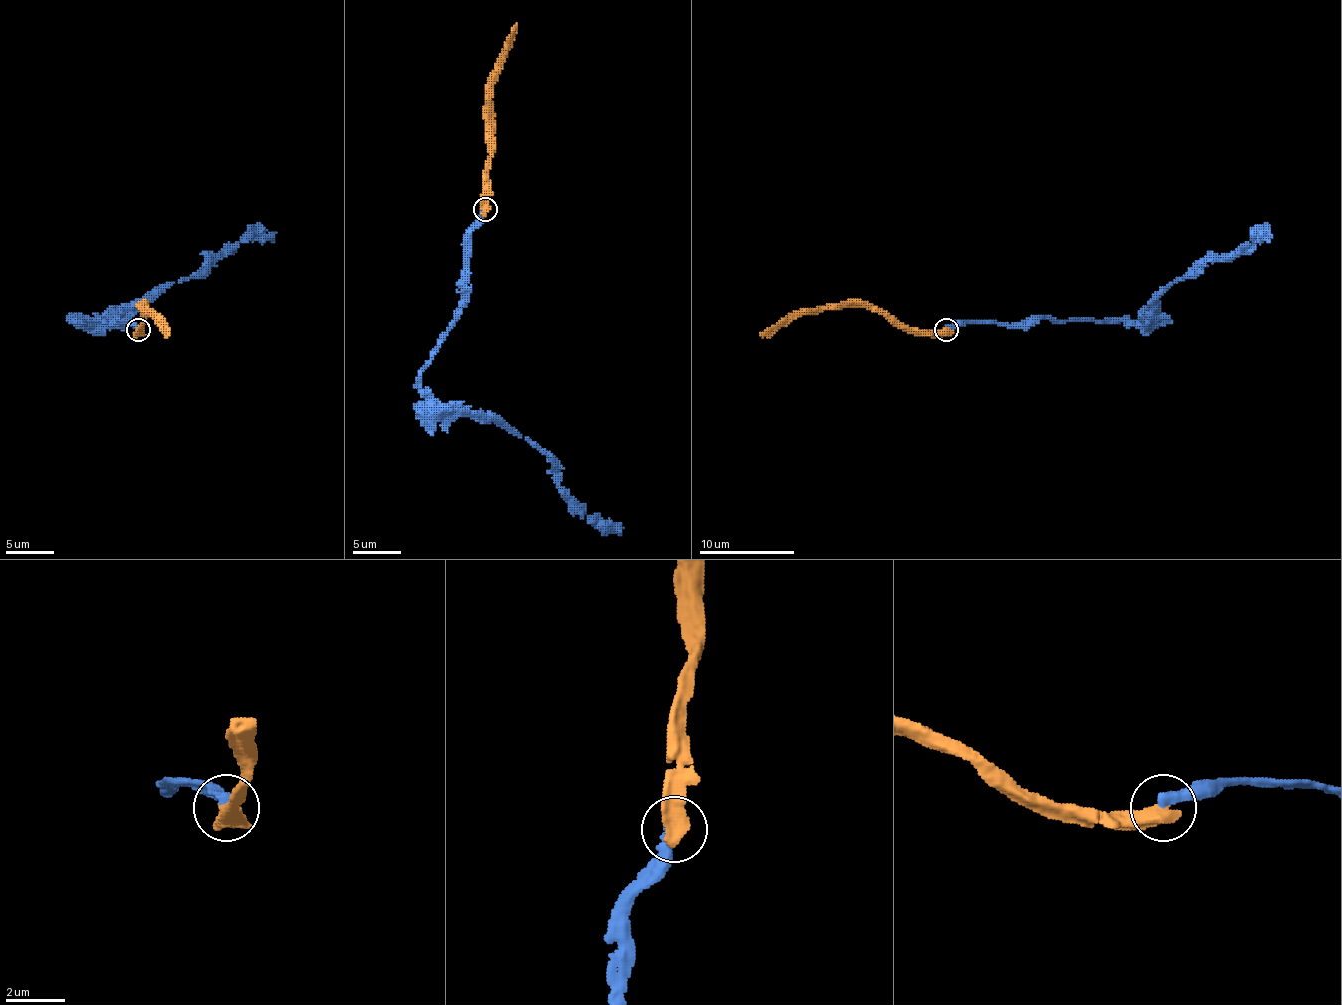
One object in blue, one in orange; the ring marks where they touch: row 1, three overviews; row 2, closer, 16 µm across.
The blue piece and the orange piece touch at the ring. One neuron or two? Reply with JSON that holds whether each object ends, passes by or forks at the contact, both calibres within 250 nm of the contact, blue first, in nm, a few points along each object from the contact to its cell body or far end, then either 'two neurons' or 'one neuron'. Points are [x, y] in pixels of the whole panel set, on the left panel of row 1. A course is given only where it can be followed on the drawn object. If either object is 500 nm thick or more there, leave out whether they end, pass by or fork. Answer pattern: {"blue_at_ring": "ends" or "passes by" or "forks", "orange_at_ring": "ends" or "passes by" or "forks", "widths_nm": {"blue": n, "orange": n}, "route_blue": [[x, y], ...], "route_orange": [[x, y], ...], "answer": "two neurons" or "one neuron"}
{"widths_nm": {"blue": 380, "orange": 650}, "route_blue": [[138, 330], [119, 325], [114, 318], [74, 321], [112, 321], [148, 304], [241, 242], [274, 237]], "route_orange": [[138, 330], [143, 311], [141, 306], [169, 335]], "answer": "two neurons"}

